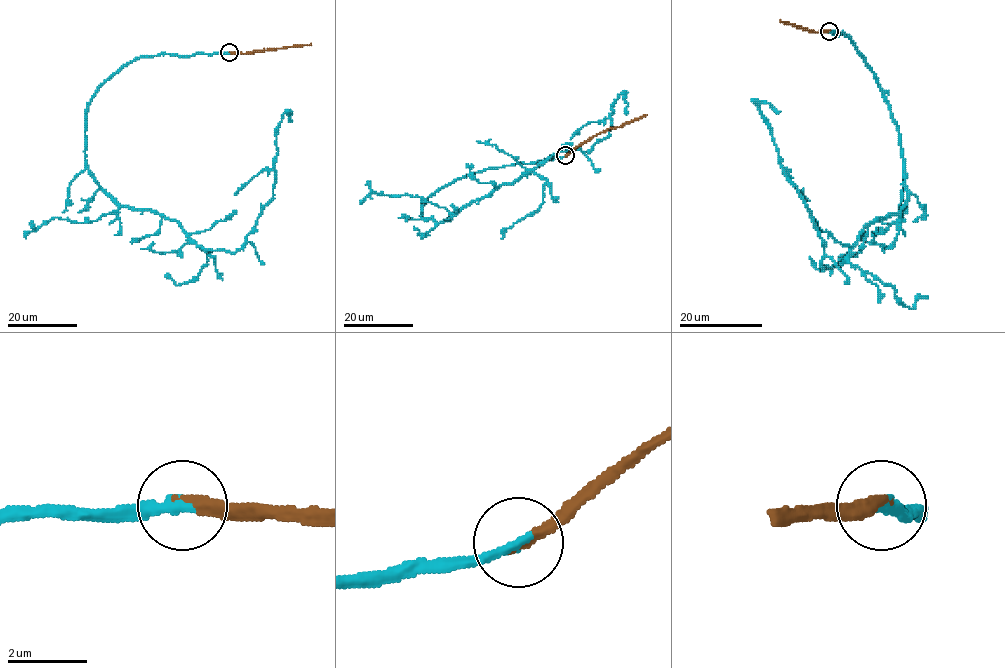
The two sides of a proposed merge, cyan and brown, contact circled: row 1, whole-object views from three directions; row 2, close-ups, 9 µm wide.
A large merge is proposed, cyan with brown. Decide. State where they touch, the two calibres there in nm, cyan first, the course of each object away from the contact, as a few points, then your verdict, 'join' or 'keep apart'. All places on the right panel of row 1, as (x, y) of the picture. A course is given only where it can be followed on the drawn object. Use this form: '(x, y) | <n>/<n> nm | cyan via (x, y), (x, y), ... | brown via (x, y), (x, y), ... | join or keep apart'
(829, 31) | 280/320 nm | cyan via (828, 31), (847, 36), (879, 85), (908, 194), (823, 269), (824, 241), (755, 102), (779, 113) | brown via (828, 31), (811, 32), (780, 20) | join

